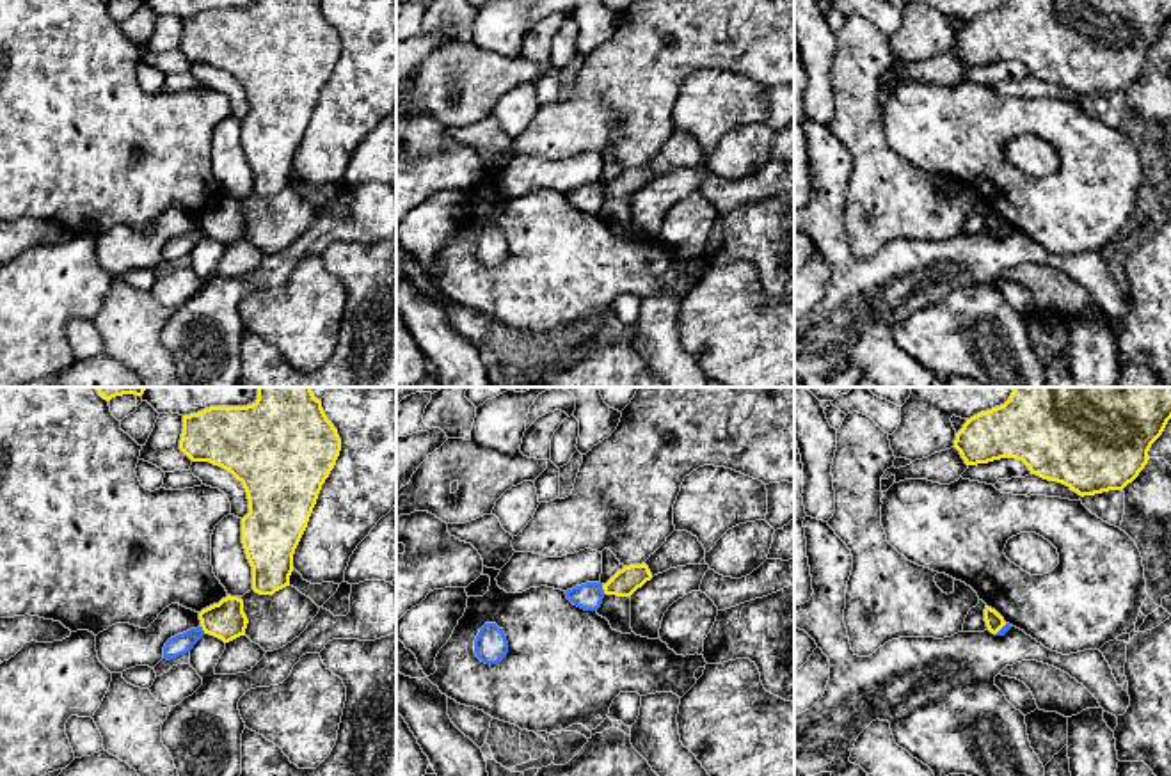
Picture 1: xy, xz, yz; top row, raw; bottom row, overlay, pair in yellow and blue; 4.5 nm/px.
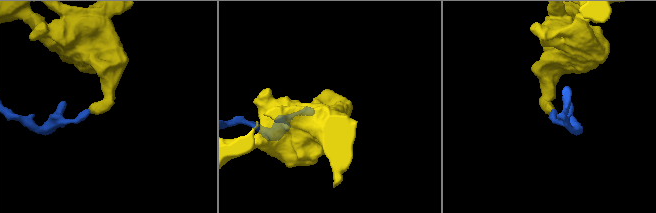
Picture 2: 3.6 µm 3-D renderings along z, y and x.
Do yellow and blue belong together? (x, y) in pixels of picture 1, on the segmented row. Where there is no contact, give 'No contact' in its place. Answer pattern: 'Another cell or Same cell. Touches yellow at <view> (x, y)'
Another cell. Touches yellow at xz (603, 588)

